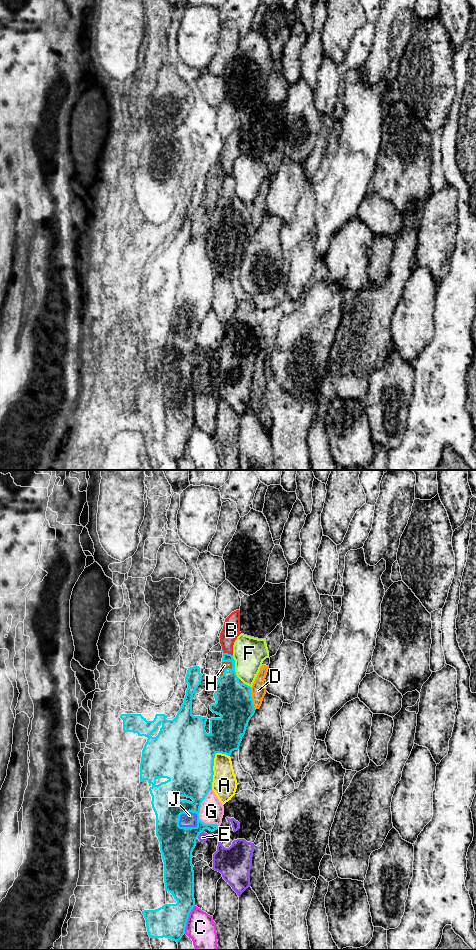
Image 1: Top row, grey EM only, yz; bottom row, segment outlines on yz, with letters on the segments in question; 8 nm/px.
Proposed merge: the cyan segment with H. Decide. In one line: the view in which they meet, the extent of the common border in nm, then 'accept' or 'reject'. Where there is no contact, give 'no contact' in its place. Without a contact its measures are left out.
contact in yz; length 150 nm; reject

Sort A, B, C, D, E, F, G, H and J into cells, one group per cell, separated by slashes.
A / B / C / D / E / F / G / H / J

